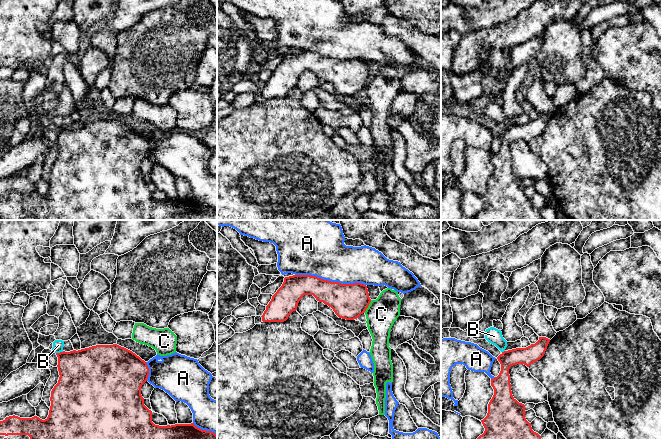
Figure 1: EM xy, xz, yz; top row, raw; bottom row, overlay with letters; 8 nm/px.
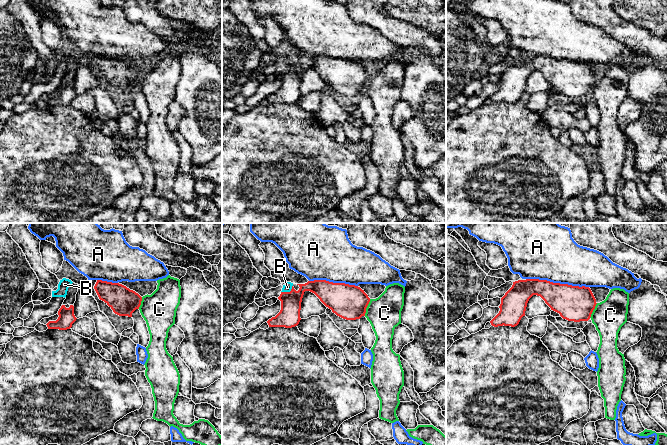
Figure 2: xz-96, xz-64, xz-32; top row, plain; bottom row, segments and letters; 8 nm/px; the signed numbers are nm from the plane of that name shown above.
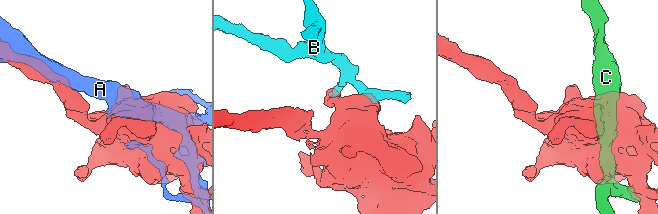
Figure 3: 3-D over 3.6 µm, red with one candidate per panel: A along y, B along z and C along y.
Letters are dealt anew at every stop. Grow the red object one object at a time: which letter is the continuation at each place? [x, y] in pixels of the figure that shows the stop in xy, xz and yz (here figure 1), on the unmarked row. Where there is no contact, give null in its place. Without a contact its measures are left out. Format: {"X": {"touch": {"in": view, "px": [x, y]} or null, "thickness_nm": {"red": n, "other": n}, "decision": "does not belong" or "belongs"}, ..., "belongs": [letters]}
{"A": {"touch": {"in": "xz", "px": [330, 57]}, "thickness_nm": {"red": 280, "other": 400}, "decision": "does not belong"}, "B": {"touch": {"in": "xy", "px": [60, 128]}, "thickness_nm": {"red": 380, "other": 90}, "decision": "does not belong"}, "C": {"touch": {"in": "xz", "px": [368, 81]}, "thickness_nm": {"red": 280, "other": 240}, "decision": "does not belong"}, "belongs": []}

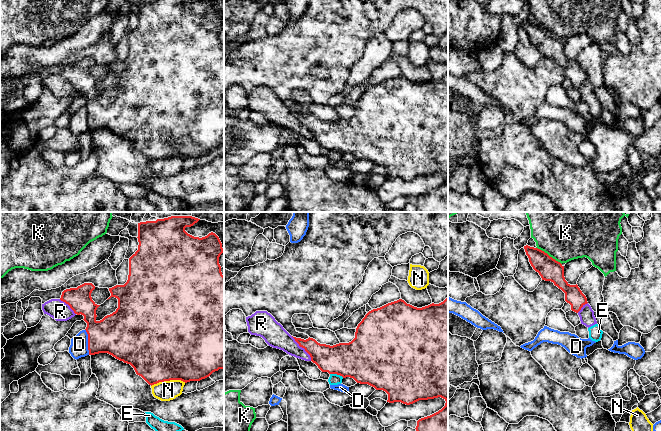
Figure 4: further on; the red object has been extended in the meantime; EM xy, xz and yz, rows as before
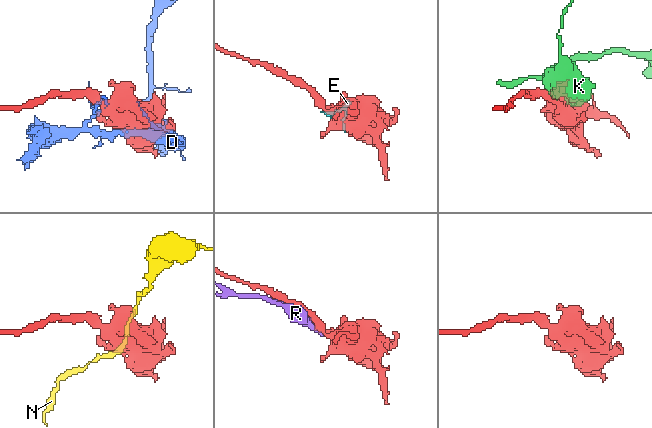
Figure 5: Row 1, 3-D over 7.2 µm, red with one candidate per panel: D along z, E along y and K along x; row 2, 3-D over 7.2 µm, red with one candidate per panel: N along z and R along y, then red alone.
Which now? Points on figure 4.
{"D": {"touch": {"in": "xy", "px": [88, 118]}, "thickness_nm": {"red": 360, "other": 140}, "decision": "does not belong"}, "E": {"touch": {"in": "xz", "px": [337, 150]}, "thickness_nm": {"red": 360, "other": 90}, "decision": "does not belong"}, "K": {"touch": {"in": "yz", "px": [548, 31]}, "thickness_nm": {"red": 180, "other": 300}, "decision": "does not belong"}, "N": {"touch": {"in": "xy", "px": [168, 156]}, "thickness_nm": {"red": 500, "other": 160}, "decision": "does not belong"}, "R": {"touch": {"in": "xz", "px": [303, 123]}, "thickness_nm": {"red": 220, "other": 180}, "decision": "does not belong"}, "belongs": []}

